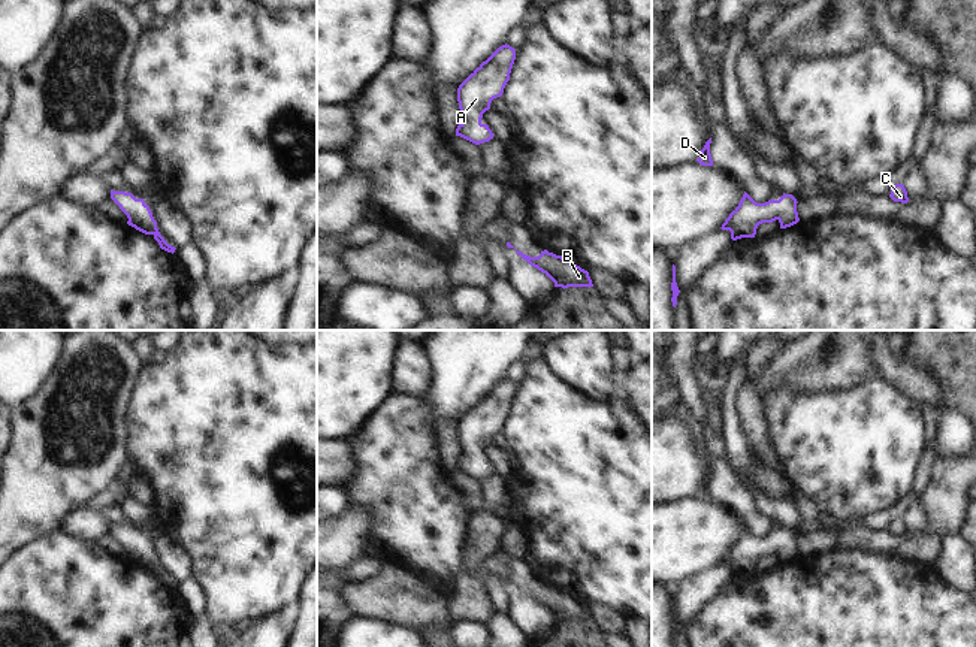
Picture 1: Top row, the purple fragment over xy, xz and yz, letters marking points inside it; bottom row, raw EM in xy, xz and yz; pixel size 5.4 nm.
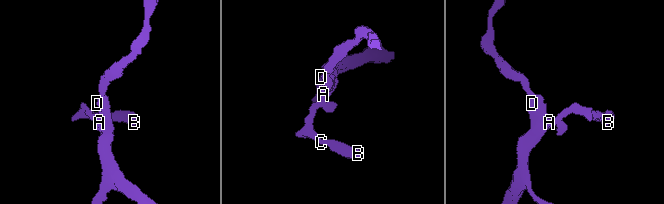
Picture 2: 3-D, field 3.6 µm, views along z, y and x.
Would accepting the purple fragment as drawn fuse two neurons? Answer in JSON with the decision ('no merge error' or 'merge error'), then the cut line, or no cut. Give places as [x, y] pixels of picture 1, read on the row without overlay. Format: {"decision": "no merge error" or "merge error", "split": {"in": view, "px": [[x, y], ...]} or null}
{"decision": "no merge error", "split": null}

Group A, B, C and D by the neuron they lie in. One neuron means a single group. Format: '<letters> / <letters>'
A B C D

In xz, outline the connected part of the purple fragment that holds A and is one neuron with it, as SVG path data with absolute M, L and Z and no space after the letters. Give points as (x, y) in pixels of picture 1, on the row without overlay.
M505 378L459 420L457 436L463 457L457 460L456 471L475 480L493 474L492 465L481 453L490 444L492 435L502 430L514 394L516 384Z

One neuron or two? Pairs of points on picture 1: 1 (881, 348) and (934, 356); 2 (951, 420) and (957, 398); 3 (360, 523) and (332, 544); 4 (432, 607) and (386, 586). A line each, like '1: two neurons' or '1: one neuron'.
1: two neurons
2: two neurons
3: one neuron
4: one neuron

